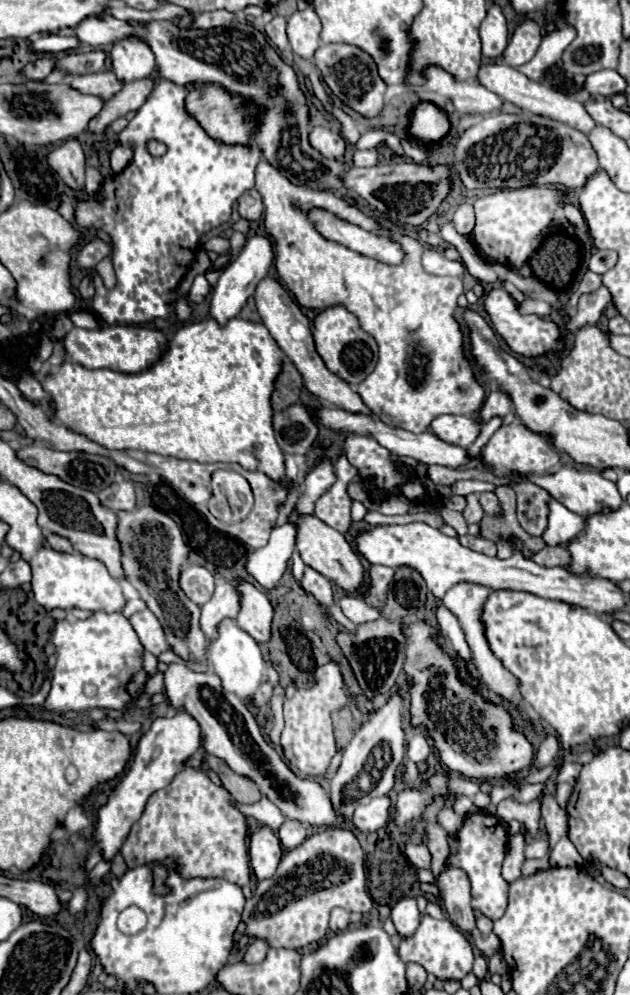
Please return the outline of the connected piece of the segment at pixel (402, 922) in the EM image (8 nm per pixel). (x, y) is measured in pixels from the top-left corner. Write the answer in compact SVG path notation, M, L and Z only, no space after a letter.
M400 899L392 907L392 921L398 931L398 937L410 937L416 933L420 925L420 911L416 907L416 899Z

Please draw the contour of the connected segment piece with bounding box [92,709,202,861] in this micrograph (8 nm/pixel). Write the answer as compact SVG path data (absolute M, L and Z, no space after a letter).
M182 709L176 711L172 717L158 717L150 725L150 729L140 737L126 775L118 781L118 785L108 795L108 801L96 813L92 837L98 849L102 851L104 861L112 861L116 857L132 825L140 819L148 797L154 791L164 789L174 779L174 775L186 767L188 757L194 755L200 749L200 745L202 745L200 725L192 719L192 715L188 715Z

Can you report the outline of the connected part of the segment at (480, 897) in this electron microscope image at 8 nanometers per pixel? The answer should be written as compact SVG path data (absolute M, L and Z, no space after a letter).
M482 809L468 813L464 817L462 827L456 833L458 849L448 855L446 867L458 867L464 869L464 873L470 879L470 897L472 897L472 909L482 911L492 921L500 919L508 907L508 881L502 877L502 861L508 851L508 829L502 819L496 815L490 815Z

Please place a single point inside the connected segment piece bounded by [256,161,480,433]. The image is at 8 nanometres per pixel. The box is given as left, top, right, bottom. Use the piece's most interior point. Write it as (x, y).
(409, 312)

